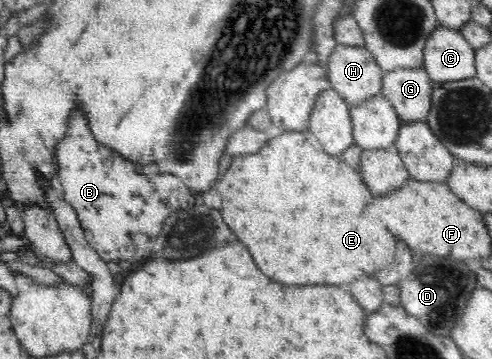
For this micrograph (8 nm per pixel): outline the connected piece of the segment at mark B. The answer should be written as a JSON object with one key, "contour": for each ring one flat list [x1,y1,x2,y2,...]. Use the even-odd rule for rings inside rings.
{"contour":[[75,107,71,112,69,128,56,145,57,165,54,181,62,189,65,201,75,209,87,242,106,262,117,263,125,260,131,263,150,258,155,238,161,234,164,221,169,214,195,205,195,195,190,194,179,177,165,174,159,179,150,179,138,170,139,163,132,164,120,154,106,148,103,143,99,143,91,133,84,110,80,110,79,107]]}

